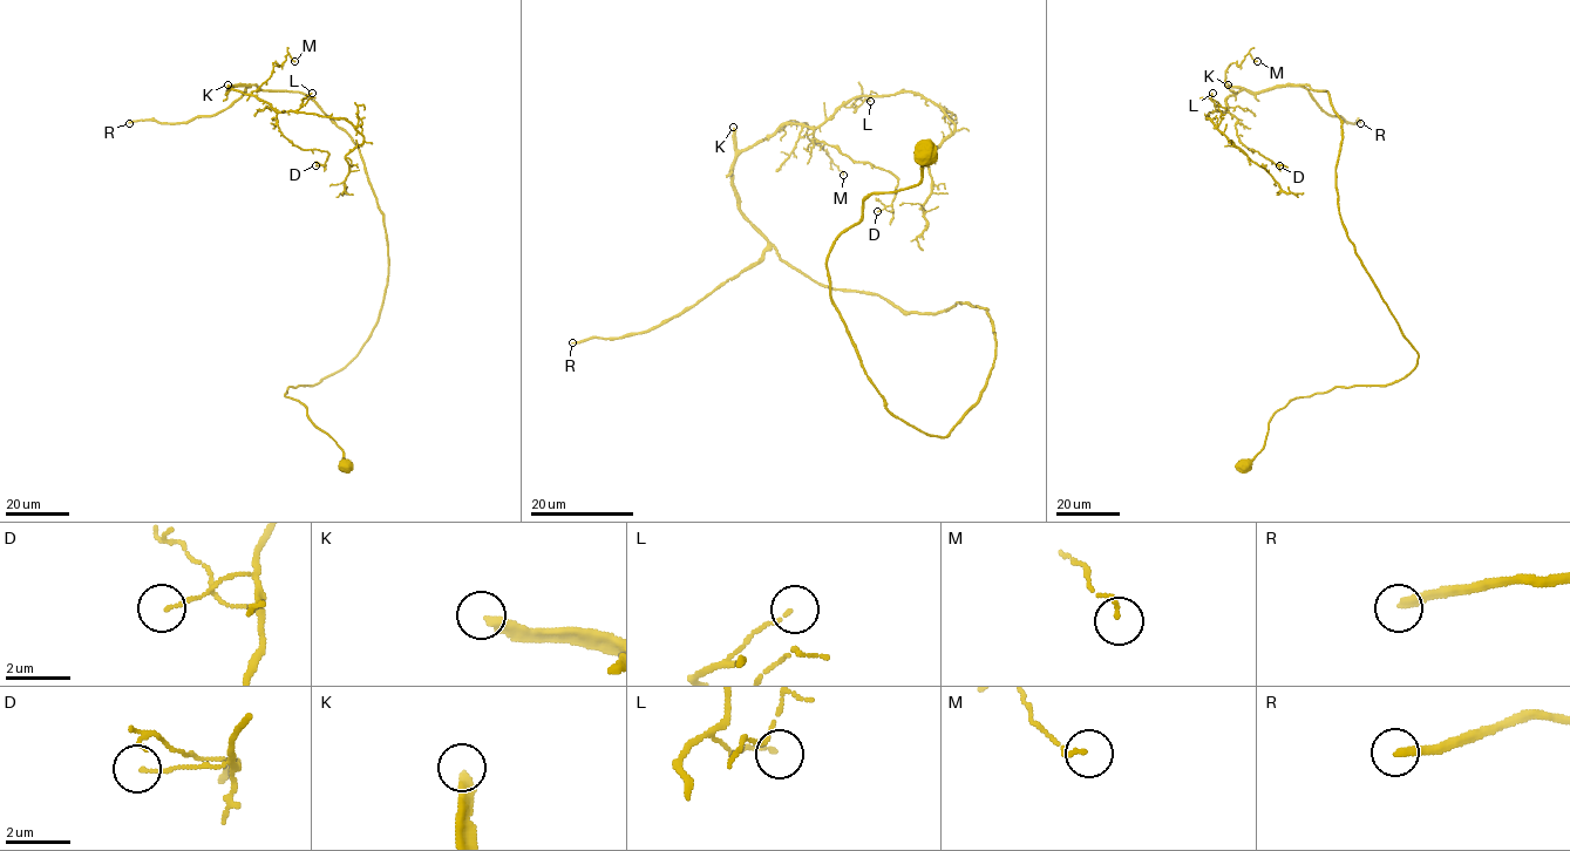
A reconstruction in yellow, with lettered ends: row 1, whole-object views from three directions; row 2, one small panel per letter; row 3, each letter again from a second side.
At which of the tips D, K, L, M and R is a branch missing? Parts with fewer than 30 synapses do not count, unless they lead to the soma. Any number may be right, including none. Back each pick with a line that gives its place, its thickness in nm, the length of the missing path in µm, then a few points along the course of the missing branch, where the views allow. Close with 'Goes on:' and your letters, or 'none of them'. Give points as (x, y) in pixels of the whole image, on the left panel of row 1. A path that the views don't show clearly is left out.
K: (228, 84) | 340 nm | 140 µm
R: (129, 123) | 240 nm | 80 µm | (129, 123), (119, 121), (122, 106), (111, 92), (116, 75), (109, 36), (117, 28), (154, 24), (147, 6)
Goes on: K, R

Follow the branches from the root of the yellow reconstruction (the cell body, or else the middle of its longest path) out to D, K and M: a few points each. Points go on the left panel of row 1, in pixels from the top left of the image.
D: (344, 464), (285, 394), (371, 334), (382, 215), (357, 144), (308, 96), (226, 92), (325, 150), (315, 165)
K: (344, 464), (285, 394), (344, 368), (371, 334), (388, 271), (382, 215), (357, 144), (313, 101), (228, 84)
M: (344, 464), (285, 394), (371, 334), (382, 215), (357, 144), (308, 96), (226, 92), (294, 61)

